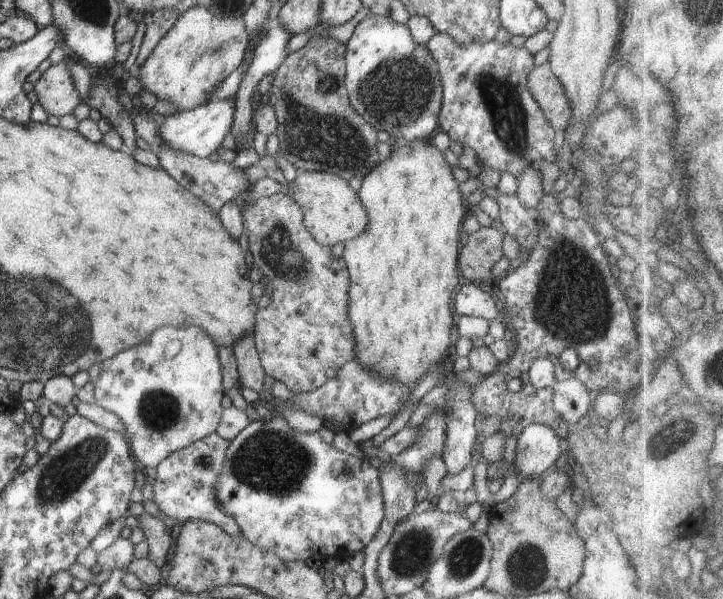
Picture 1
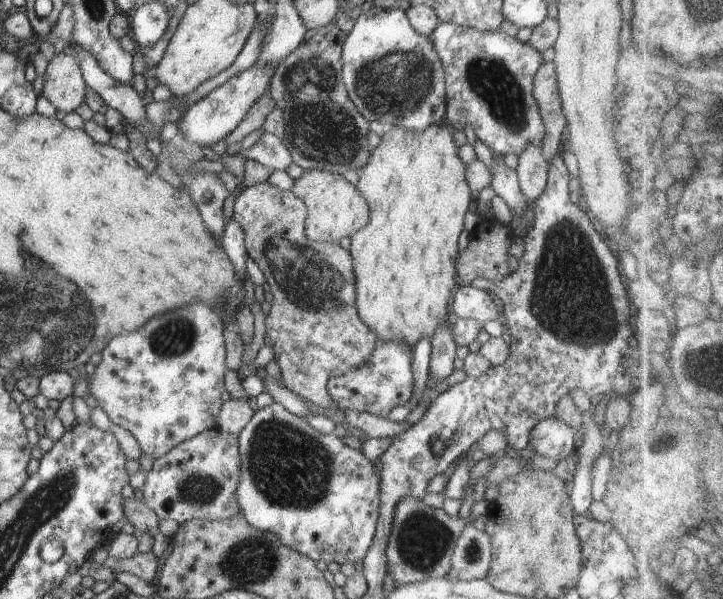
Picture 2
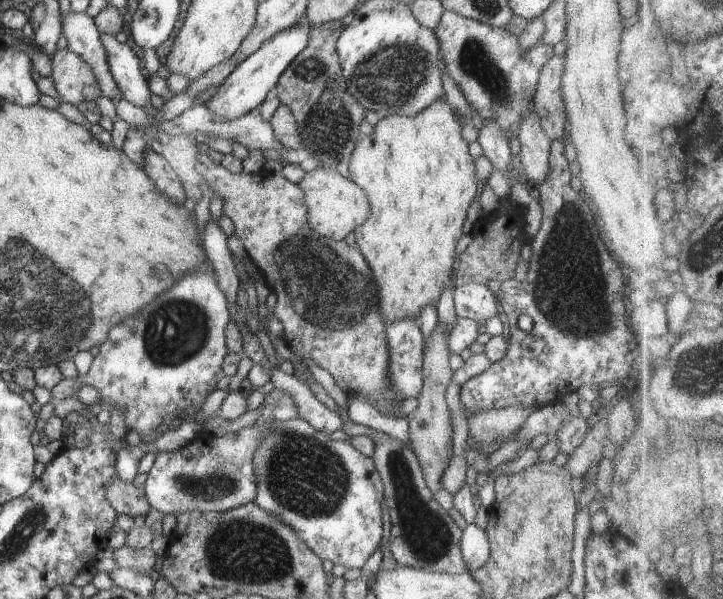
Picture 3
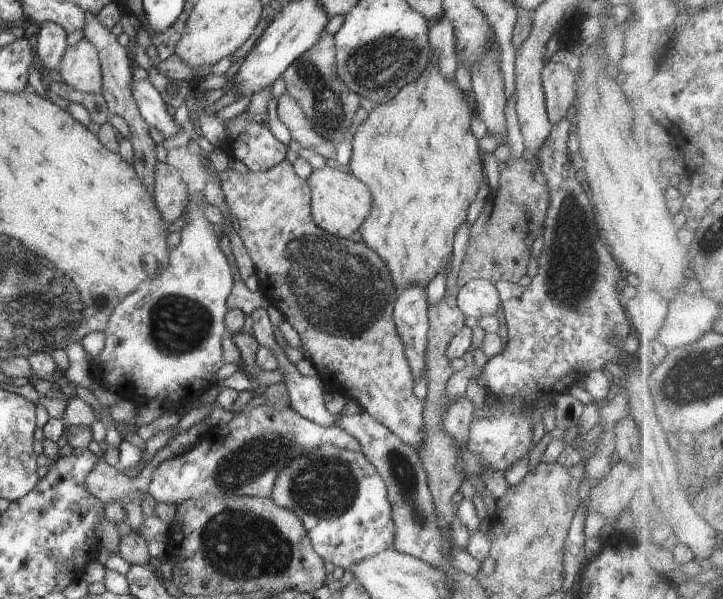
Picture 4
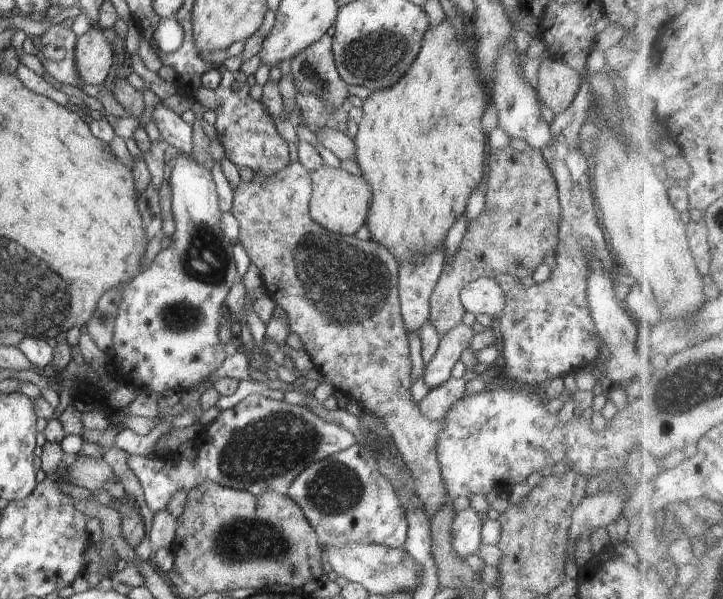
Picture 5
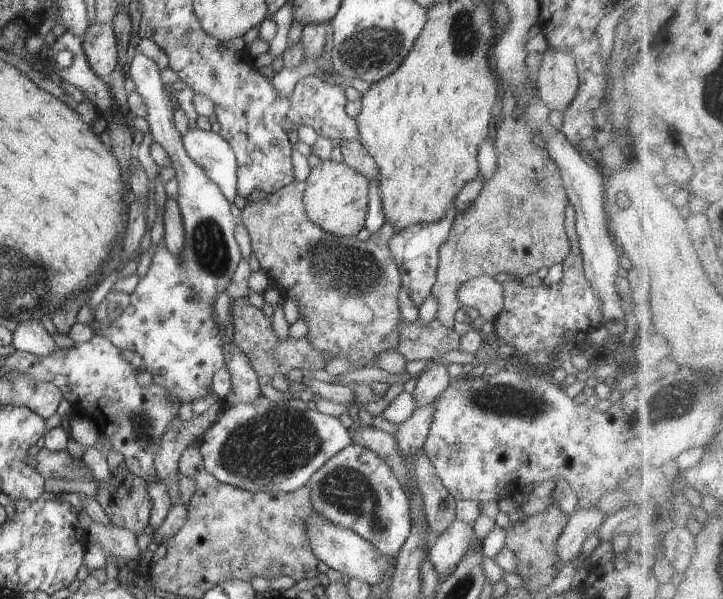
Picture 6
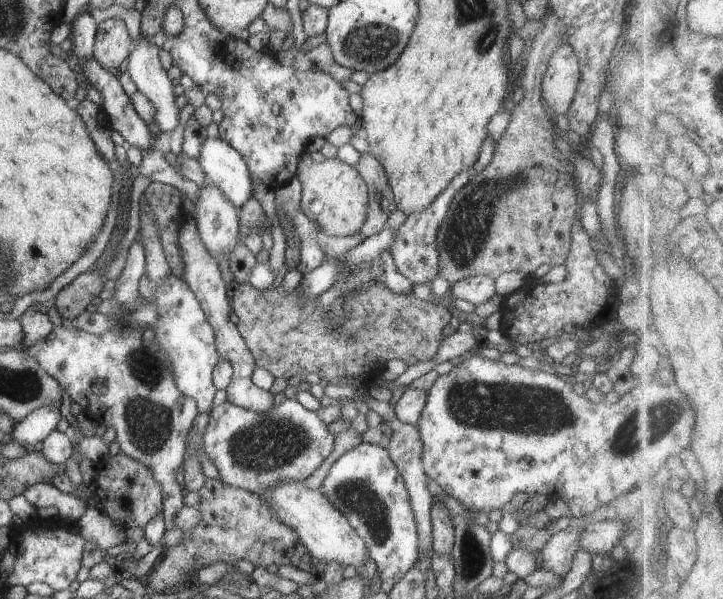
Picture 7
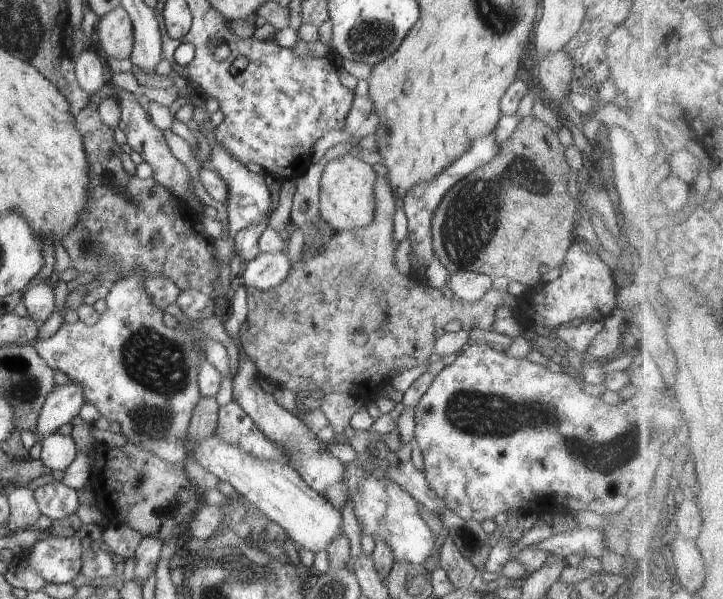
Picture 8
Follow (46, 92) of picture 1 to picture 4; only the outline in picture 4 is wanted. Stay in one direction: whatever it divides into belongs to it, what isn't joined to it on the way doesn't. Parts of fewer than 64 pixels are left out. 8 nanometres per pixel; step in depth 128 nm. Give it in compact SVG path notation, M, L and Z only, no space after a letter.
M86 38L67 47L58 71L61 81L74 90L100 94L102 73L98 51Z

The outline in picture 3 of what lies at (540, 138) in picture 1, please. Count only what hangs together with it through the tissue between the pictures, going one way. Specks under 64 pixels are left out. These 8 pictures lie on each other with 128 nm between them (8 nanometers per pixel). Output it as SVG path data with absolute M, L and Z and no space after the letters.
M443 11L435 31L439 40L439 60L468 104L478 111L484 123L496 121L509 141L517 136L541 68L554 56L553 47L540 42L522 54L519 38L506 27L493 27L452 11Z

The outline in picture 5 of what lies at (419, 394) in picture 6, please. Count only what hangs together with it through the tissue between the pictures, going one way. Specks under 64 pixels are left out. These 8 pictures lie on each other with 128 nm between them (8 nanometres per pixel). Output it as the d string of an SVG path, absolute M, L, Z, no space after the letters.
M462 322L440 337L439 347L423 374L430 389L439 387L450 378L450 369L461 360L474 335L472 327Z

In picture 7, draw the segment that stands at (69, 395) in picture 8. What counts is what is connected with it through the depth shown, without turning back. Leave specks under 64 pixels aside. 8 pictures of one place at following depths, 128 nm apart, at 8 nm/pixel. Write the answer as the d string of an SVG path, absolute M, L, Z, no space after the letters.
M40 407L27 414L21 421L15 421L11 437L22 446L35 445L56 428L60 420L58 407Z

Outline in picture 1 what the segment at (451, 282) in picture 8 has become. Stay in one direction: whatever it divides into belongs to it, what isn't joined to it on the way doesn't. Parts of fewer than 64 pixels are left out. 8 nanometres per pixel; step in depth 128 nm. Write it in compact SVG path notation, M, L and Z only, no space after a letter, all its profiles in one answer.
M466 284L454 296L453 310L456 316L482 317L489 321L501 319L497 302L492 295L481 290L478 284Z

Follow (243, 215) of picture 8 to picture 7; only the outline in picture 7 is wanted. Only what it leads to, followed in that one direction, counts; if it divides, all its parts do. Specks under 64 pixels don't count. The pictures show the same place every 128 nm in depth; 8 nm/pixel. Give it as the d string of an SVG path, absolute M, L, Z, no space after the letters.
M207 137L202 142L200 157L197 161L210 182L214 183L222 191L222 194L234 206L237 206L238 210L244 202L253 198L254 188L246 162L244 162L242 155L222 137Z

